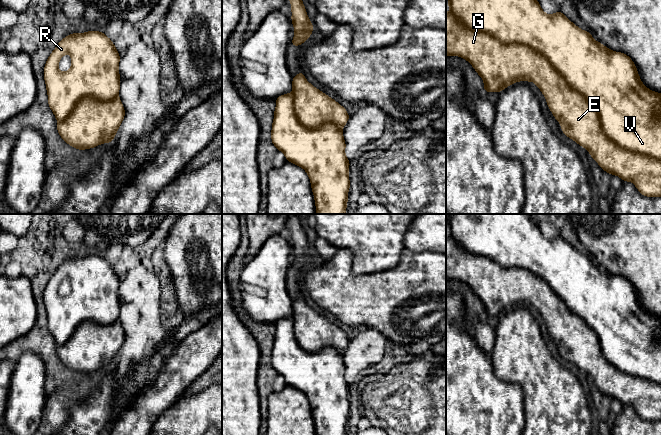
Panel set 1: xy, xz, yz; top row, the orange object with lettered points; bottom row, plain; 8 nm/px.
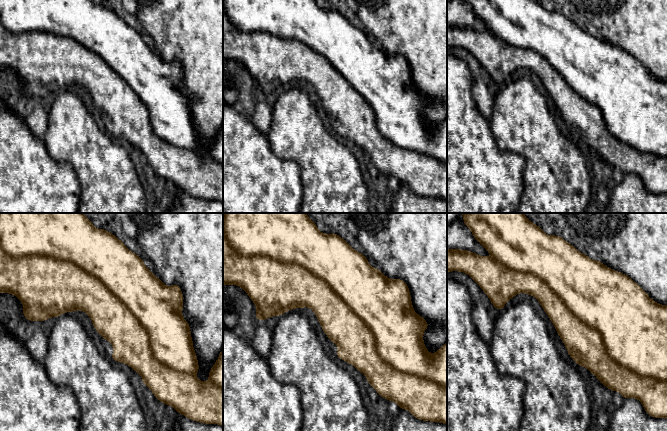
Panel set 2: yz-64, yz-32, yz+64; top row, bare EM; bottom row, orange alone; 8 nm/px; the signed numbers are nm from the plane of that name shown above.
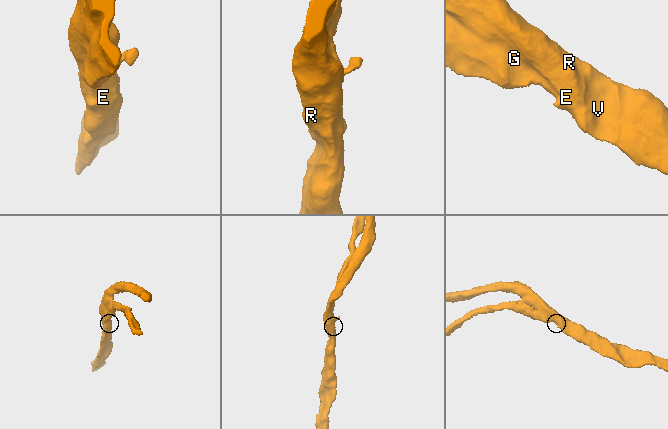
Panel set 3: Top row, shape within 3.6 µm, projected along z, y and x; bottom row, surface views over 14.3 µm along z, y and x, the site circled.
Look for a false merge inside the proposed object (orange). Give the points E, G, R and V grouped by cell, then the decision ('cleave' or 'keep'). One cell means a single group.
E G / R V | cleave

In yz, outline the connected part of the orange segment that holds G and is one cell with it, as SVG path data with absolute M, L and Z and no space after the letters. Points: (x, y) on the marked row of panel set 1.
M446 11L446 56L459 56L467 60L483 79L484 92L502 92L508 86L520 81L531 81L536 84L544 95L548 108L555 119L560 123L562 133L584 147L590 156L607 173L616 175L622 181L632 182L637 190L646 197L661 197L661 160L648 155L624 149L612 141L603 131L597 110L581 95L572 88L542 55L530 47L516 43L503 43L490 33L474 31L457 22Z

